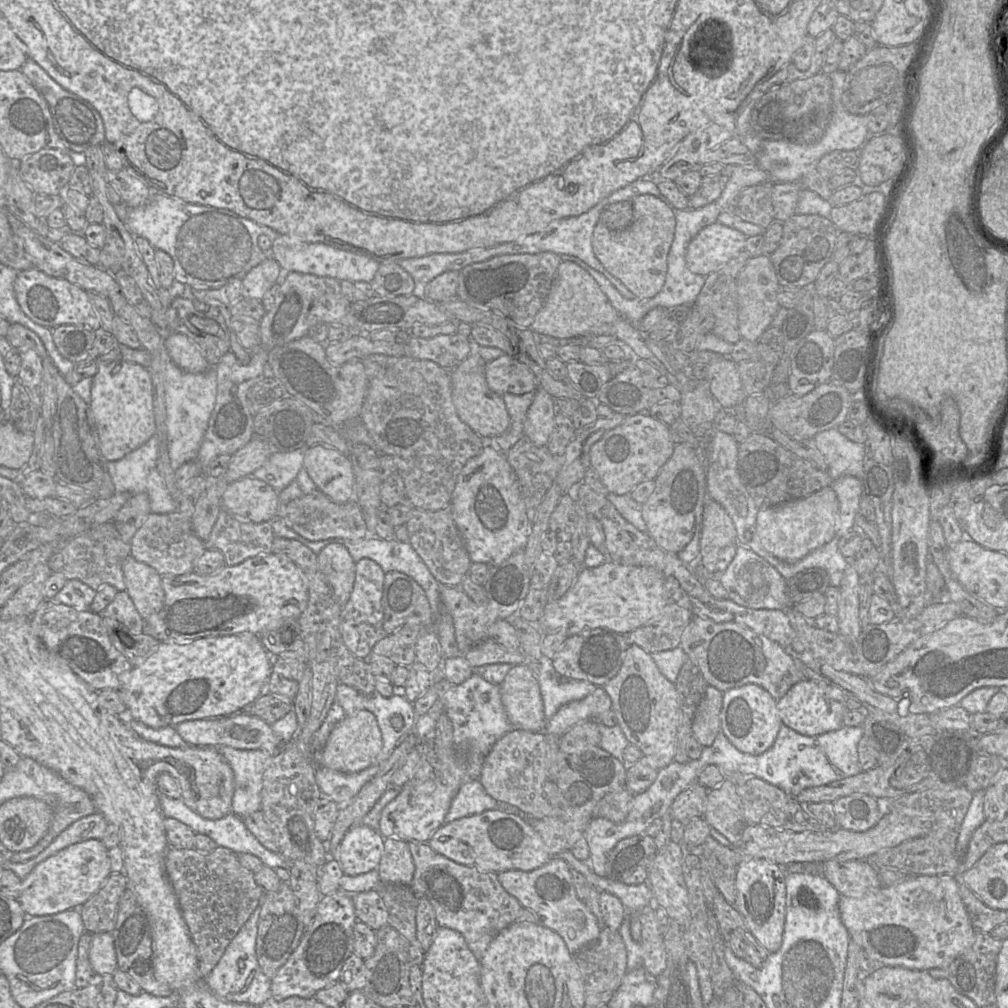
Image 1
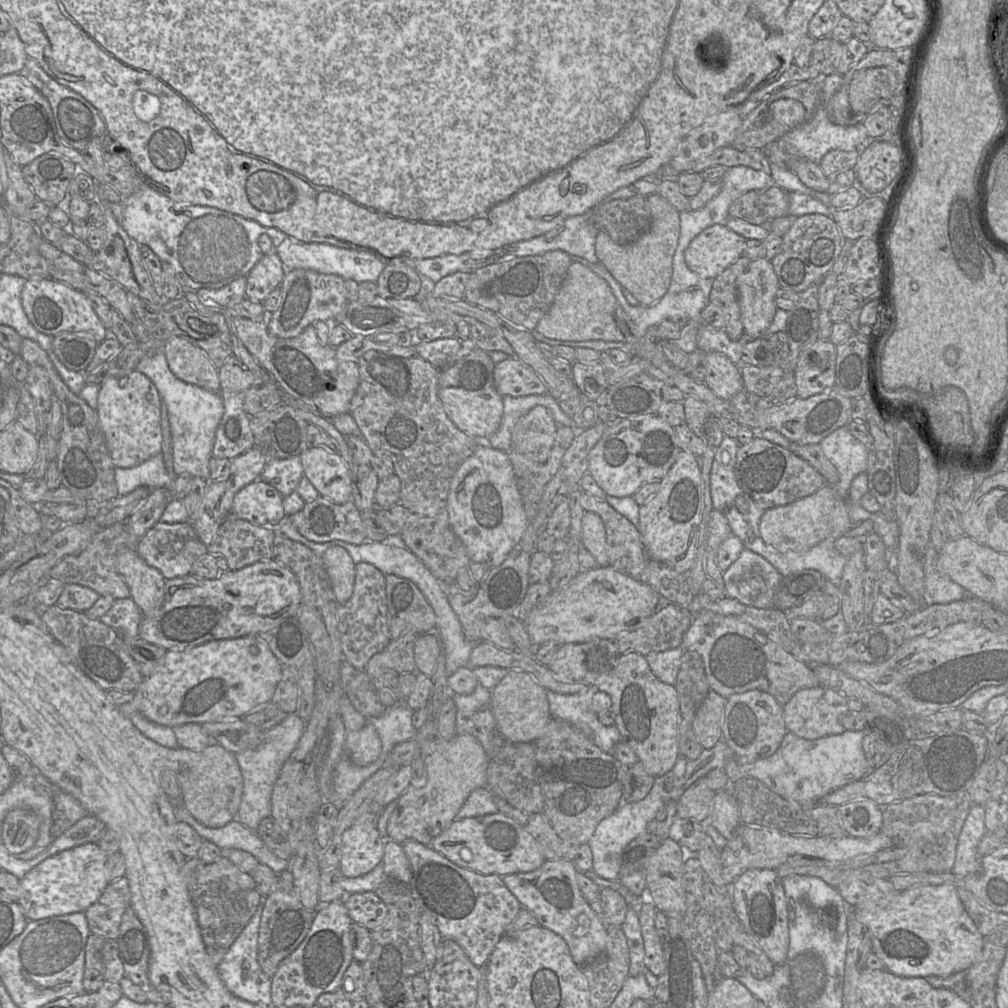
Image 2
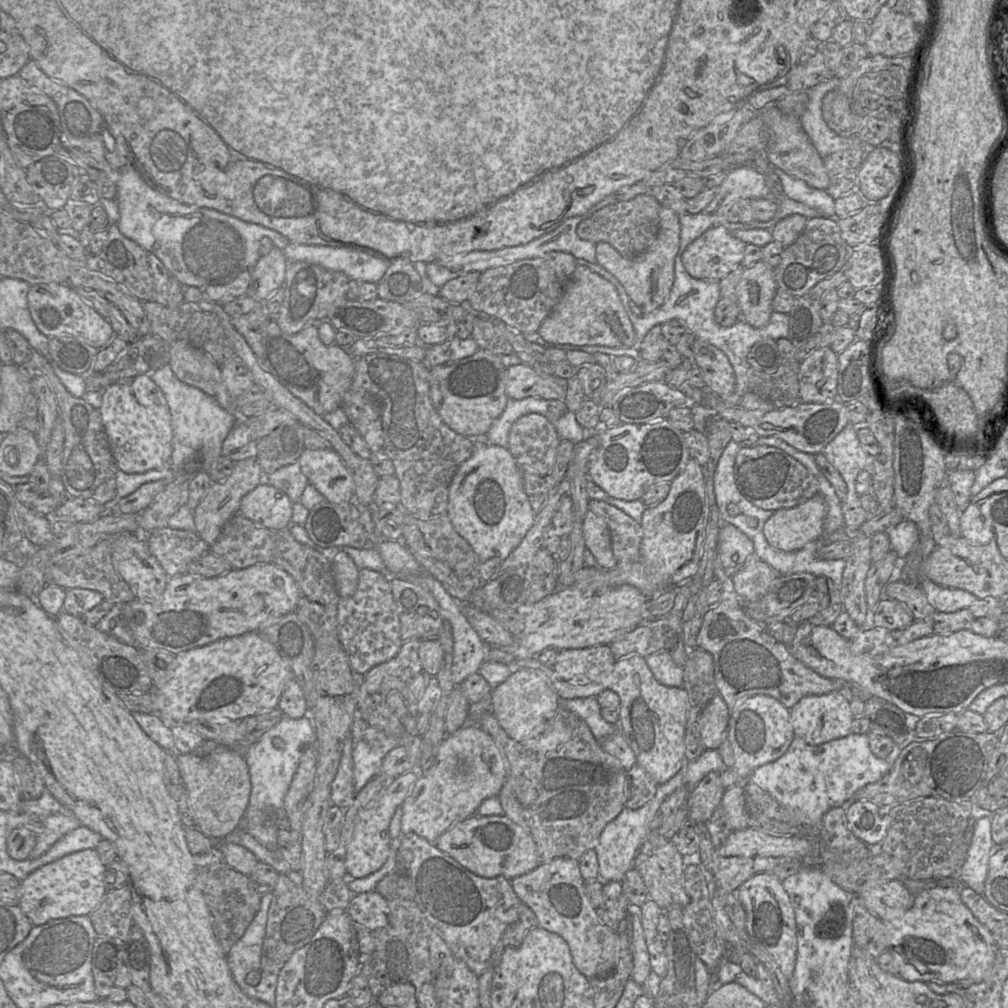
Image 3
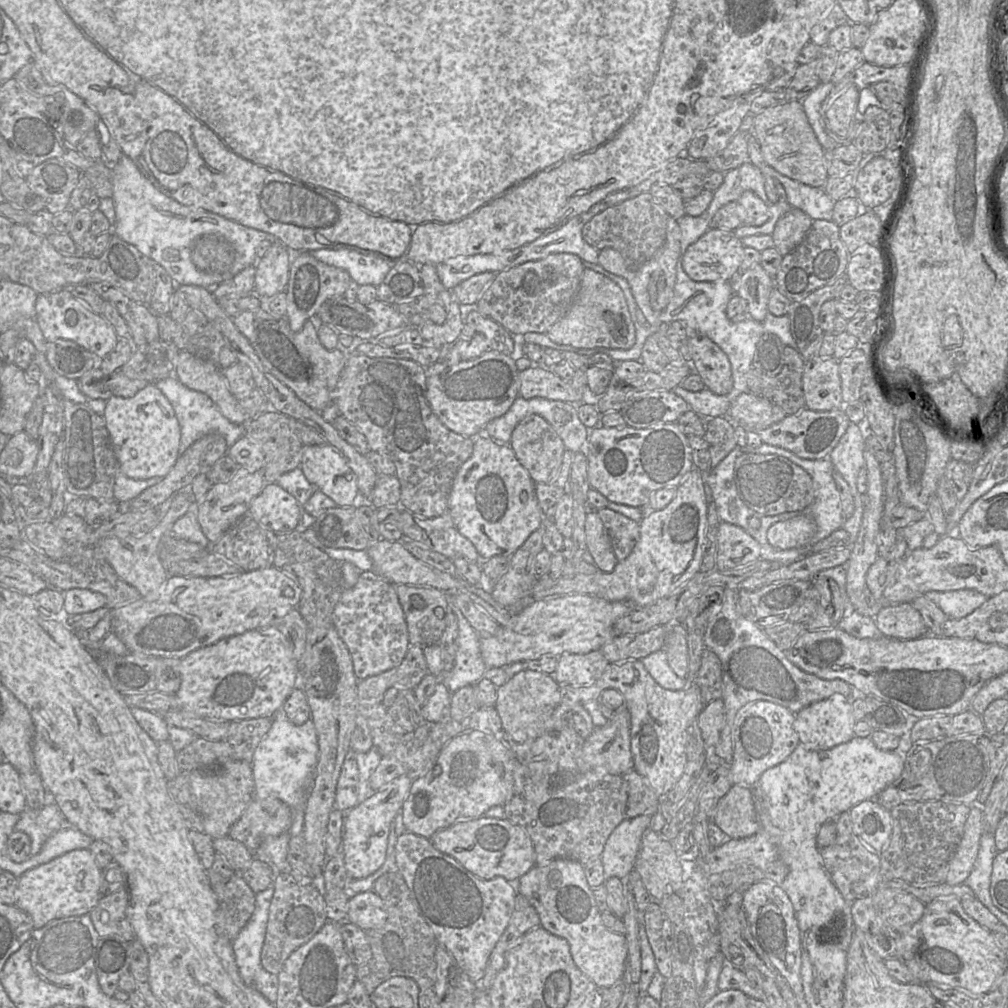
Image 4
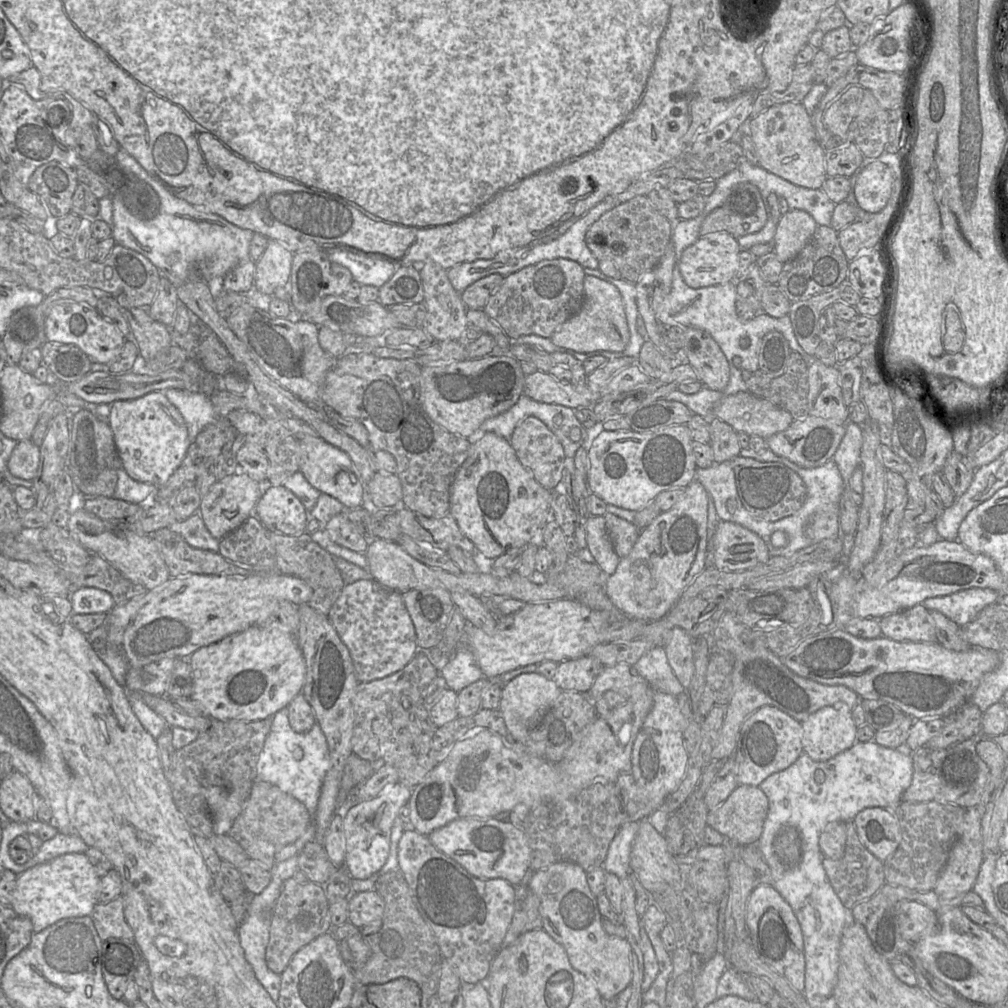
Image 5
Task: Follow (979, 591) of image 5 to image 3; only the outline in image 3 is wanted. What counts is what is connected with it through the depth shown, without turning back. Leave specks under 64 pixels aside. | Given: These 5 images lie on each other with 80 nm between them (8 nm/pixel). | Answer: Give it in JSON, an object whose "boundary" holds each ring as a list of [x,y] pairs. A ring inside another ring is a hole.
{"boundary":[[[922,576],[920,587],[928,602],[939,612],[956,612],[969,607],[978,599],[966,590],[940,586],[925,576]]]}

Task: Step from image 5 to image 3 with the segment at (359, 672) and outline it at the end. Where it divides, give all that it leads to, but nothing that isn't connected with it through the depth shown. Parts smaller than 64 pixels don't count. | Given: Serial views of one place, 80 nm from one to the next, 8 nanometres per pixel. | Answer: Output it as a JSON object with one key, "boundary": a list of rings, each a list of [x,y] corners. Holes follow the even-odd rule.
{"boundary":[[[369,568],[359,570],[354,594],[339,600],[337,629],[338,639],[354,672],[364,675],[372,667],[387,662],[397,655],[403,641],[390,580],[386,575]]]}

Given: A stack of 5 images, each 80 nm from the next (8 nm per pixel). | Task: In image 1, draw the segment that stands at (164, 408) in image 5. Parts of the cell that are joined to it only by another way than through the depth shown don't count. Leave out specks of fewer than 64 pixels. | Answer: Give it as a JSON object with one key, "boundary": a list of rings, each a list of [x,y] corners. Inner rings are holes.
{"boundary":[[[124,360],[100,363],[93,377],[90,409],[99,436],[99,448],[107,461],[122,459],[156,433],[152,378],[139,364]]]}

